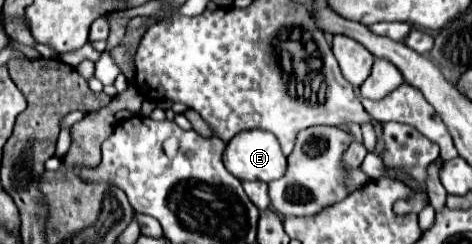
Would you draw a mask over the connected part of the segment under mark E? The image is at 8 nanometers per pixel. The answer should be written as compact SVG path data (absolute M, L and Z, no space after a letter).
M266 130L236 134L226 144L222 162L238 180L272 182L286 172L286 156L282 154L278 140Z

